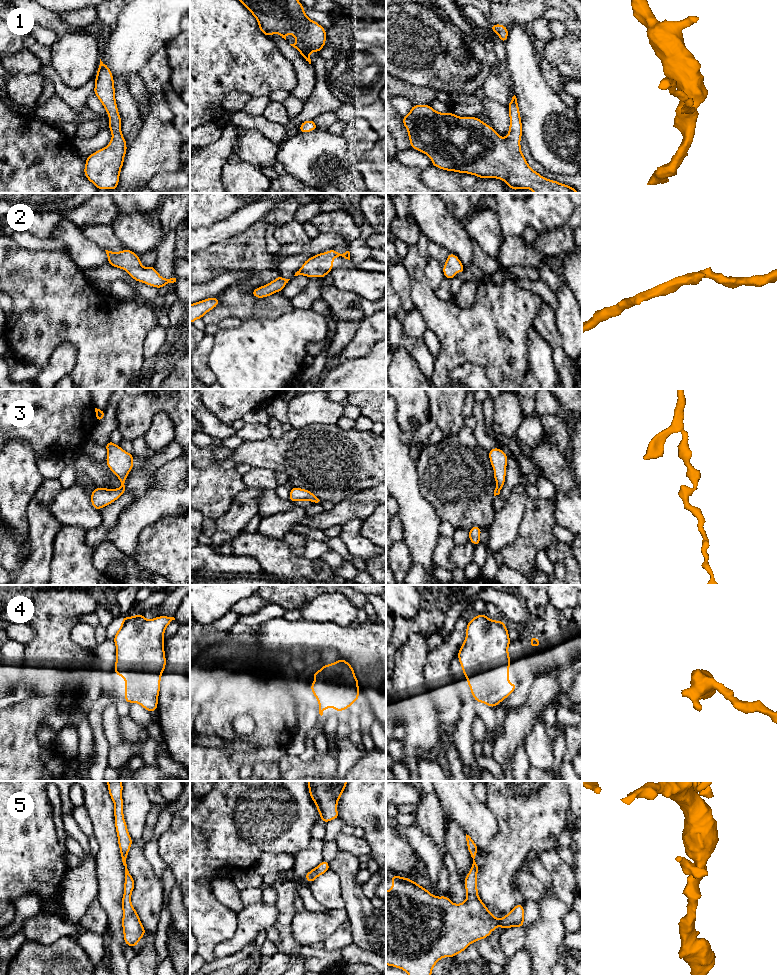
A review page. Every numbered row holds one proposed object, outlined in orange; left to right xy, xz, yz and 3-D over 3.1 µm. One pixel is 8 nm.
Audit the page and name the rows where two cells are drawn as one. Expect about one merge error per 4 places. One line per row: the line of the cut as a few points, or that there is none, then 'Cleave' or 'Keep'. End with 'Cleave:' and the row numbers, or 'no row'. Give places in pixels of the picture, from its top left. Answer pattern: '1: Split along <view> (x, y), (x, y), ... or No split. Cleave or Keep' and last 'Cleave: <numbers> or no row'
1: No split. Keep
2: No split. Keep
3: No split. Keep
4: No split. Keep
5: No split. Keep
Cleave: no row

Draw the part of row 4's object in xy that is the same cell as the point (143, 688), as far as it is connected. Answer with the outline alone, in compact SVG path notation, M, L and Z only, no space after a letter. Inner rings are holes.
M142 614L124 617L121 627L113 638L116 645L115 674L125 678L125 702L136 702L148 712L155 712L160 692L161 674L165 671L164 632L175 620L174 617L159 616L151 620Z

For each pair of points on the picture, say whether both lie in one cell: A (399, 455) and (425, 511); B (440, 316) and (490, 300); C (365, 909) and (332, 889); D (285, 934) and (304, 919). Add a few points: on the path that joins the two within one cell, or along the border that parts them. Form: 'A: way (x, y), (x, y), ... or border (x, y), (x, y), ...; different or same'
A: way (399, 469), (399, 476), (404, 488), (411, 497); same
B: way (452, 316), (474, 316), (478, 312); same
C: border (334, 872), (340, 881), (341, 896), (345, 907); different
D: border (294, 913), (292, 934), (301, 945); different

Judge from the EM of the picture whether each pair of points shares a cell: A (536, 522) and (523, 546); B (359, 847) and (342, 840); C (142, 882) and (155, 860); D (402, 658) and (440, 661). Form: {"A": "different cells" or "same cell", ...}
{"A": "same cell", "B": "same cell", "C": "different cells", "D": "different cells"}

